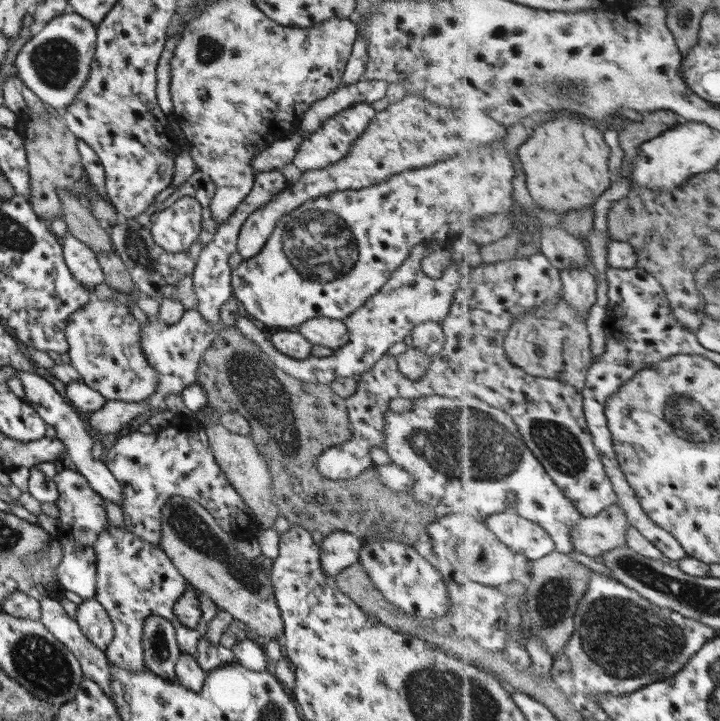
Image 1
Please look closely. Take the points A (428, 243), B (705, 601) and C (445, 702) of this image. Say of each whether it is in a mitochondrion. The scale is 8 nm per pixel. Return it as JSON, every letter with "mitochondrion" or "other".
{"A":"other","B":"mitochondrion","C":"mitochondrion"}

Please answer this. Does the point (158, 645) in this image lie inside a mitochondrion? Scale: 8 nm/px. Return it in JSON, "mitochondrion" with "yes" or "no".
{"mitochondrion":"yes"}

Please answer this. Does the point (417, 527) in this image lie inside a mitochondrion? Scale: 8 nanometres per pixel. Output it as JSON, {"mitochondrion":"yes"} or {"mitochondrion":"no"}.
{"mitochondrion":"no"}

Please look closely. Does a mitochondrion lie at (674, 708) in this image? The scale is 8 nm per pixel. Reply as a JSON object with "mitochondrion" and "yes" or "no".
{"mitochondrion":"no"}

